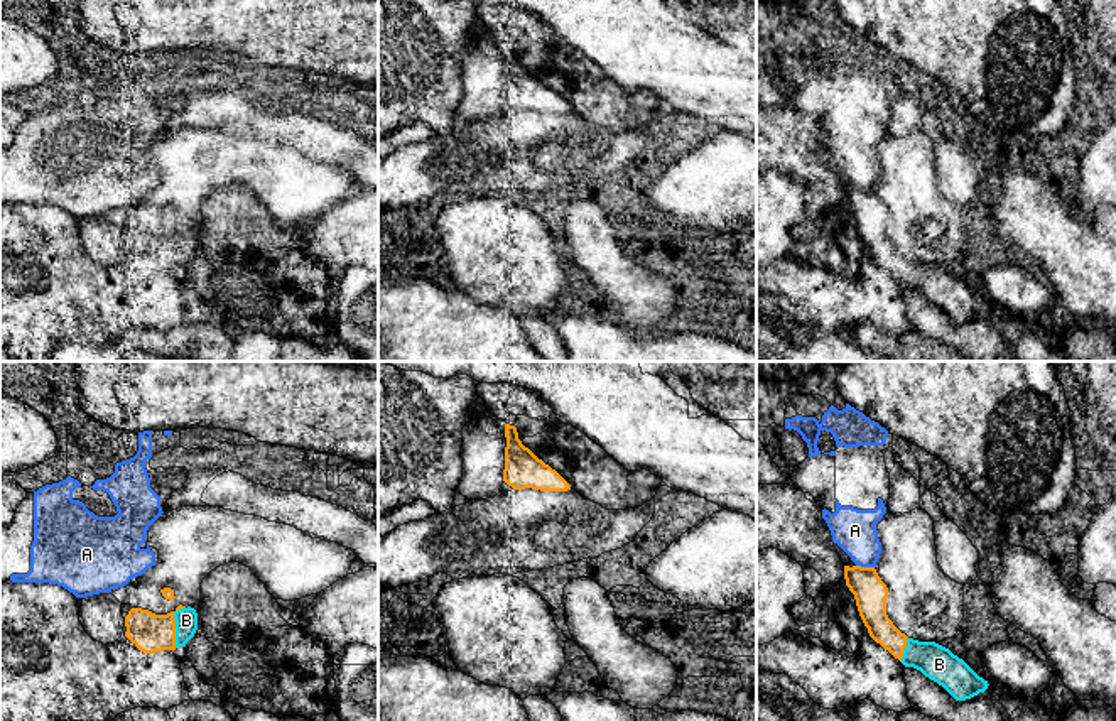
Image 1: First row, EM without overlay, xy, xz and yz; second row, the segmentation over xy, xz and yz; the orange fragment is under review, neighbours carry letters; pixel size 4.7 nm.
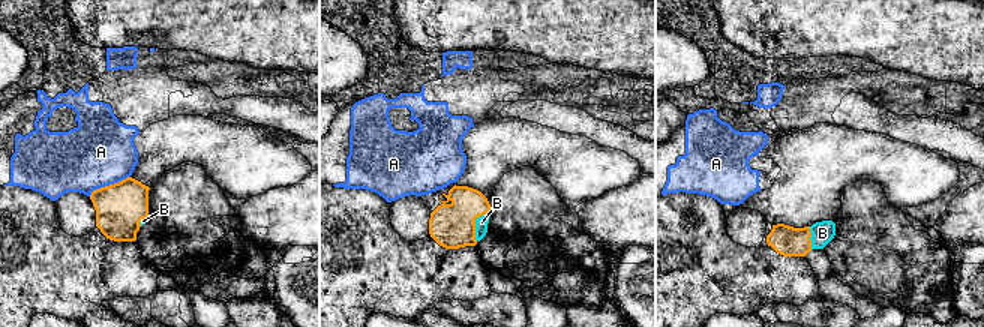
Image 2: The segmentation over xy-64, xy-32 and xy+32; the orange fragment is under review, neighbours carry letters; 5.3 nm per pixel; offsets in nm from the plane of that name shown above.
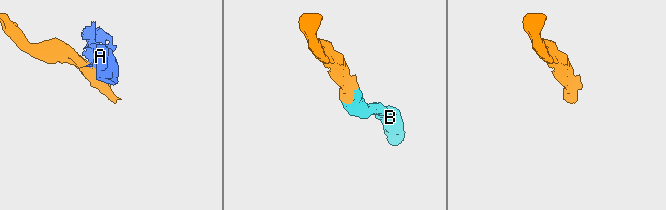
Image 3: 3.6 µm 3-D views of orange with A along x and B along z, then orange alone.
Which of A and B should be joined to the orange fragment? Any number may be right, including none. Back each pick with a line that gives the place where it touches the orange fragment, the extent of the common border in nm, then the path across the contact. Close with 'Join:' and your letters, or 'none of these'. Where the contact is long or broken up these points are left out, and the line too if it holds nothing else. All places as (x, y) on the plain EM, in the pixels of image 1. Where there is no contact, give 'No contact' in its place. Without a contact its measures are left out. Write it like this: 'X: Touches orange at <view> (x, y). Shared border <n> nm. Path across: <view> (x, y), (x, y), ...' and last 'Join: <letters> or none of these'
B: Touches orange at xy (174, 247). Shared border 200 nm
Join: B

